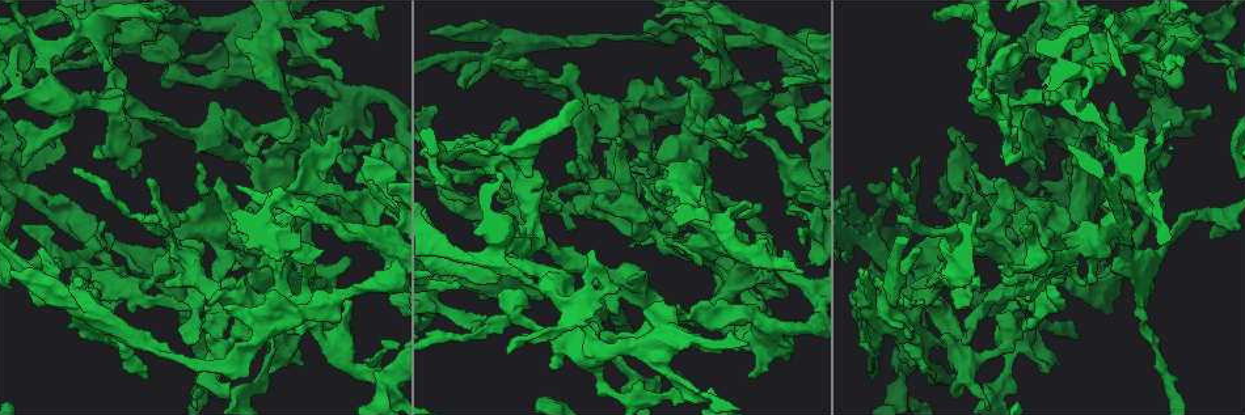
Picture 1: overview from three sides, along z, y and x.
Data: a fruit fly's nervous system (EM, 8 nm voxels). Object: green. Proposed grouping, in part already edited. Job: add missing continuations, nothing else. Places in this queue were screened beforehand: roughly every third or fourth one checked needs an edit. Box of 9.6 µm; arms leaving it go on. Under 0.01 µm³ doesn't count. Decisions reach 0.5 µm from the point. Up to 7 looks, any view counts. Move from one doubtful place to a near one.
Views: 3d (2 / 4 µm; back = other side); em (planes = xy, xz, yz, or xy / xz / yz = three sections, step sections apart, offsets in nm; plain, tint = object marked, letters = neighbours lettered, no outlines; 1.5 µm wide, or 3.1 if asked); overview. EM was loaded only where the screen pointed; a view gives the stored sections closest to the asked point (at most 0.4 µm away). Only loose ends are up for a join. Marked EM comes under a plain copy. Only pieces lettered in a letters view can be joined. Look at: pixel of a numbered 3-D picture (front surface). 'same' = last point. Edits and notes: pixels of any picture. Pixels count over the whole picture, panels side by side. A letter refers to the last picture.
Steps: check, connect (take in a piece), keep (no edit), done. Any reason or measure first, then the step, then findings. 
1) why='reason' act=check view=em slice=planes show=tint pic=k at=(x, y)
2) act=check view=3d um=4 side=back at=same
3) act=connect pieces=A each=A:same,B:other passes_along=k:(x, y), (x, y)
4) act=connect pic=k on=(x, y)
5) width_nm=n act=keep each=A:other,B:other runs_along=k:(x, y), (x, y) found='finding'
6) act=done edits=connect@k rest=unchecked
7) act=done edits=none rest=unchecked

why='thick end' act=check view=em slice=planes show=letters pic=1 at=(877, 276)

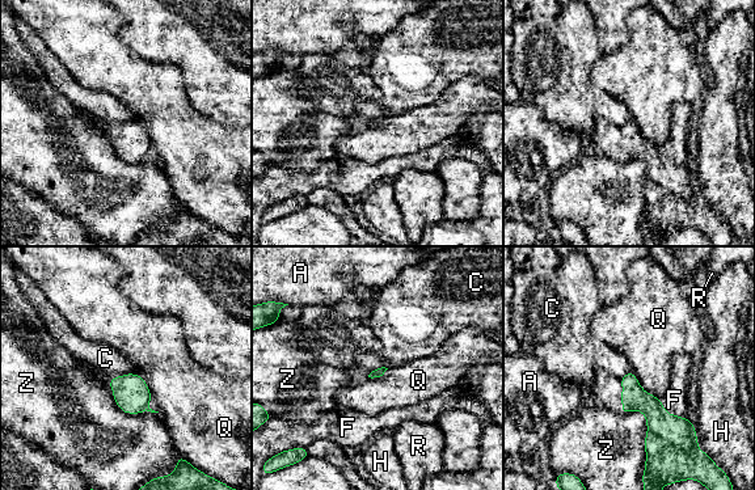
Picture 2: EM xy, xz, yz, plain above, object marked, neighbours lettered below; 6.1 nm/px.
act=keep each=A:other,C:other,F:other,H:other,Q:other,R:other,Z:other found='none of them fits'

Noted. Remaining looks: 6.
why='free end' act=check view=3d um=4 pic=1 at=(806, 266)

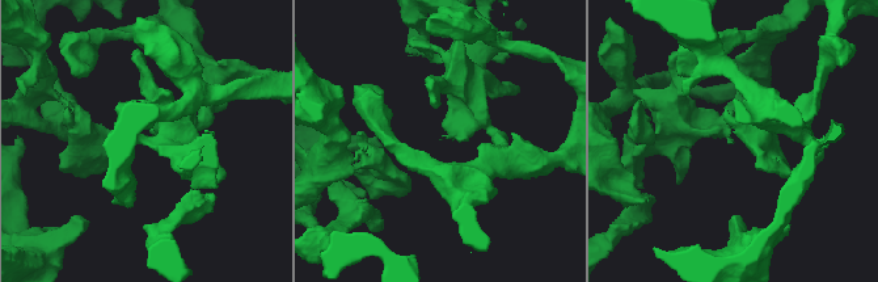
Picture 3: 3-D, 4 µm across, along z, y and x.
act=check view=em slice=planes show=letters pic=3 at=(731, 143)

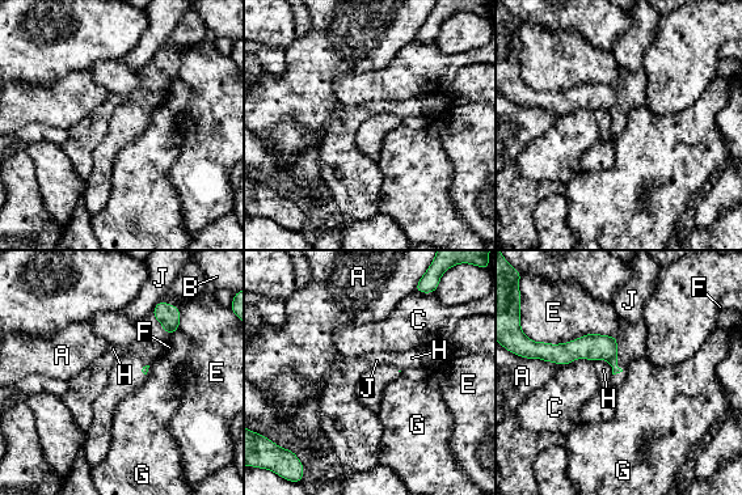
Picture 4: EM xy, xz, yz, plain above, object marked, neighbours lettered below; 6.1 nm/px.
act=keep each=A:other,B:other,C:other,E:other,F:other,G:other,H:other,J:other found='no lettered piece goes on from it'

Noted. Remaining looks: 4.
why='branch stops here' act=check view=em slice=planes show=letters pic=1 at=(1226, 65)

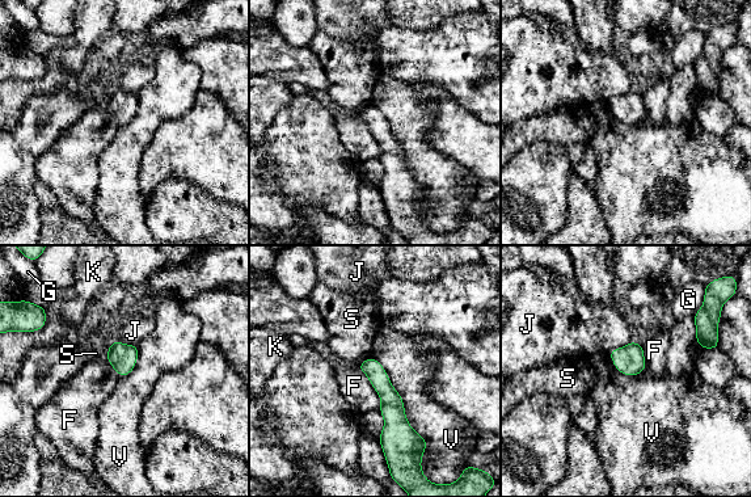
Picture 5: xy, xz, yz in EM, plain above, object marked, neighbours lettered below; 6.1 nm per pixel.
act=keep each=F:other,G:other,J:other,K:other,S:other,V:other runs_along=5:(370, 361), (392, 403), (389, 449) found='none of them fits'

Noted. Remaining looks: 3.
act=done edits=none rest=unchecked

